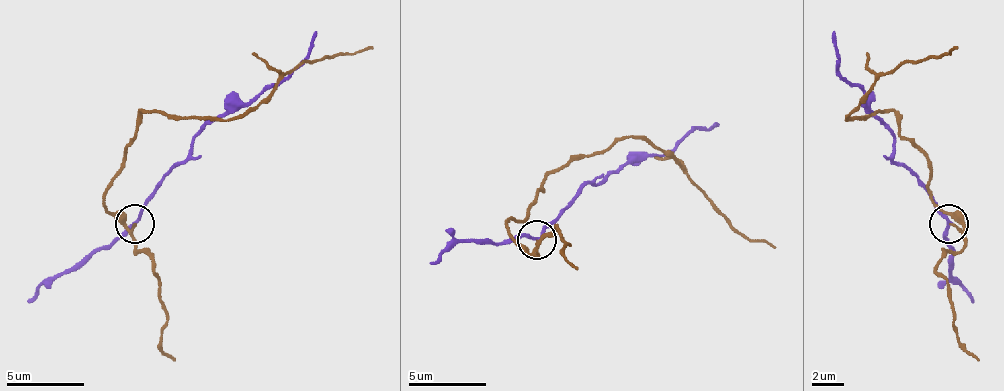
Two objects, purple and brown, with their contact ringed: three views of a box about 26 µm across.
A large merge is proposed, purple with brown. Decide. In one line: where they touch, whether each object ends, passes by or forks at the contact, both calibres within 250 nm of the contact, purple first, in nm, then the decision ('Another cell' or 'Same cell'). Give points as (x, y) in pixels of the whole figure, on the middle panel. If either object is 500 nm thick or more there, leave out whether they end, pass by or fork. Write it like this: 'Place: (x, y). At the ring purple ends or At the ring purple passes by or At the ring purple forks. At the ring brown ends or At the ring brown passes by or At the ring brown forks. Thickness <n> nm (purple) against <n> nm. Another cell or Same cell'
Place: (537, 239). At the ring purple passes by. At the ring brown passes by. Thickness 200 nm (purple) against 100 nm. Another cell

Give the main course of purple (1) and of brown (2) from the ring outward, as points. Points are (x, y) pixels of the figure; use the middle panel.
1: (538, 240), (588, 182), (600, 186), (627, 162), (666, 154), (690, 131), (717, 123)
2: (538, 240), (530, 252), (506, 221), (522, 221), (549, 174), (620, 139), (651, 139), (741, 233), (776, 248)

